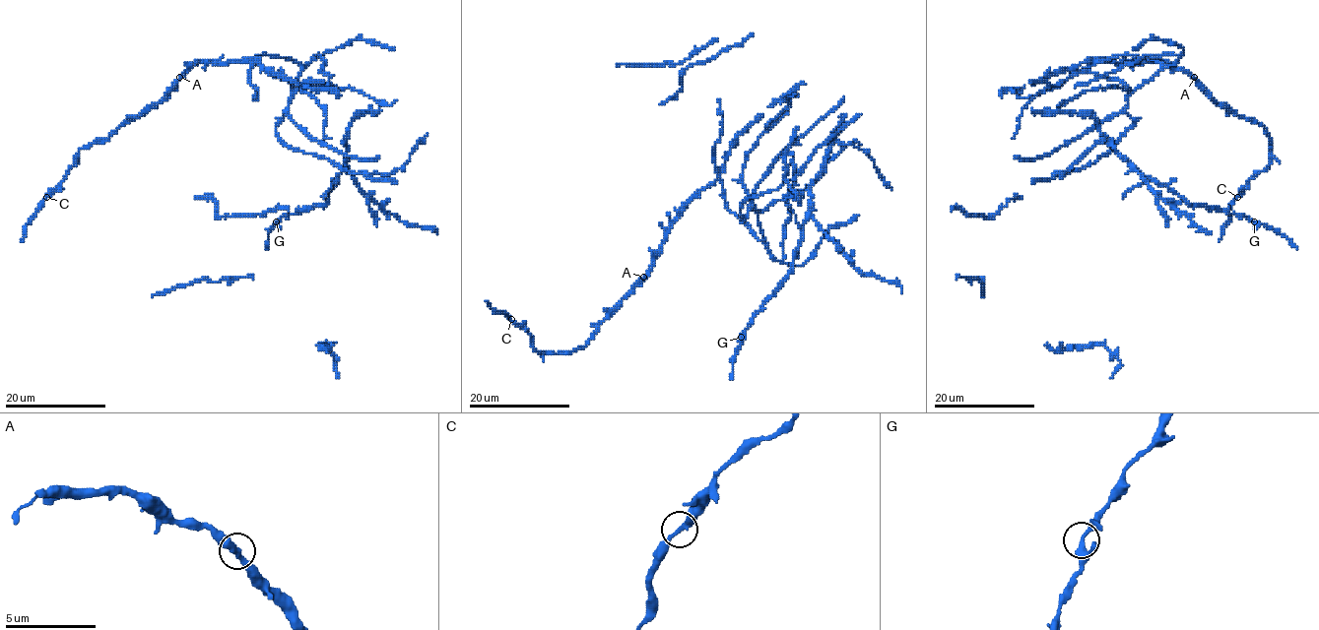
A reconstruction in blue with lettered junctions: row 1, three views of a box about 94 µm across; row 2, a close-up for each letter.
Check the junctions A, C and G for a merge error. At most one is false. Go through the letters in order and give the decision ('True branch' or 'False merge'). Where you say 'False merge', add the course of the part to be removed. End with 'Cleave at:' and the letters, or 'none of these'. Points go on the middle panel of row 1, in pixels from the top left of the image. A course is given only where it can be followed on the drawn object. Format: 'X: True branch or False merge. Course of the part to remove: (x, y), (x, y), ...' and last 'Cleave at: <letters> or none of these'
A: True branch
C: True branch
G: True branch
Cleave at: none of these

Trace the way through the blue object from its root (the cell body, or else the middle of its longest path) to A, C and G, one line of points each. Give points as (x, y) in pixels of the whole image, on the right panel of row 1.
A: (1136, 89), (1162, 66), (1154, 59), (1126, 54), (1096, 59), (1117, 63), (1165, 61), (1194, 77)
C: (1136, 89), (1162, 66), (1126, 54), (1096, 59), (1168, 62), (1218, 103), (1266, 130), (1270, 164), (1237, 197)
G: (1136, 89), (1094, 87), (1058, 107), (1089, 113), (1121, 156), (1192, 205), (1225, 210), (1255, 222)

